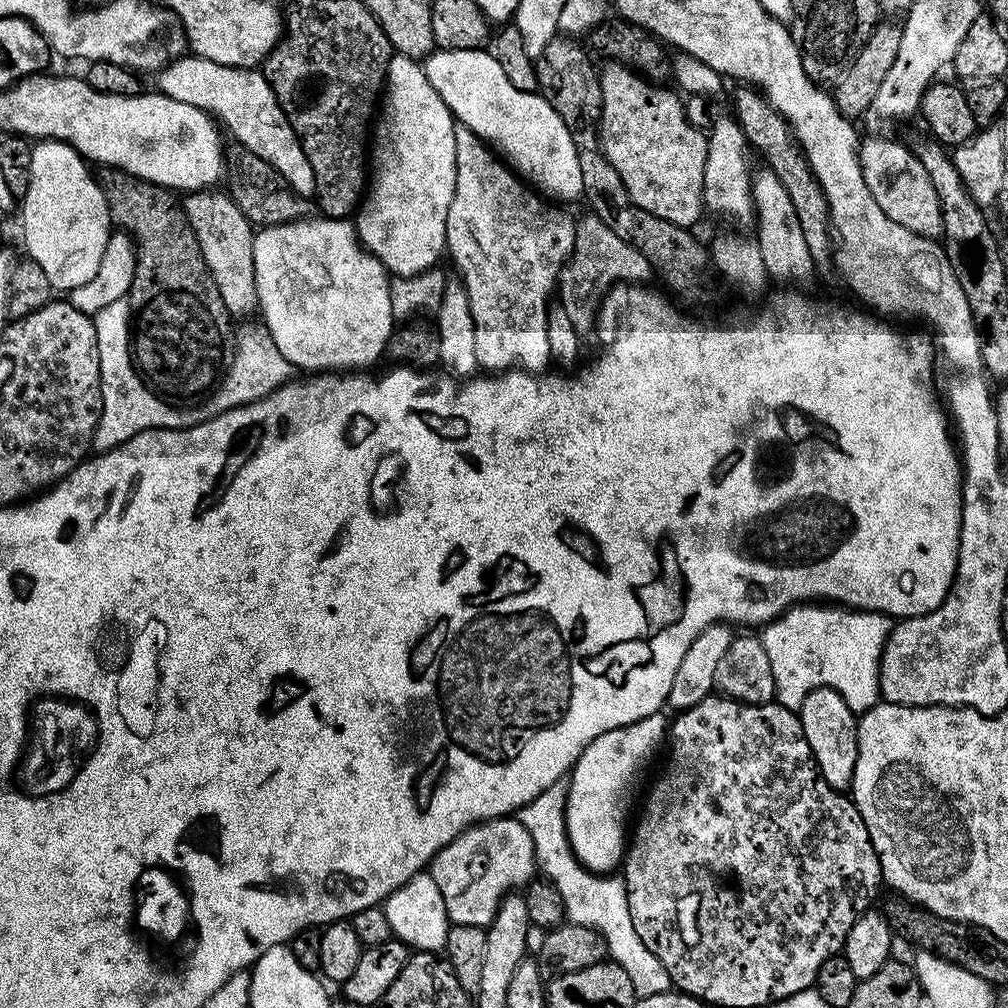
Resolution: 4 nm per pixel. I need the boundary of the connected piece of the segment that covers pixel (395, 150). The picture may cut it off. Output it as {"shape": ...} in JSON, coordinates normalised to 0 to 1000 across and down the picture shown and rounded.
{"shape":[[[390,55],[379,92],[379,106],[367,139],[367,182],[351,214],[353,235],[390,275],[415,273],[430,265],[437,253],[441,253],[442,212],[452,184],[452,126],[447,109],[438,101],[431,85],[427,85],[420,66],[403,55]]]}

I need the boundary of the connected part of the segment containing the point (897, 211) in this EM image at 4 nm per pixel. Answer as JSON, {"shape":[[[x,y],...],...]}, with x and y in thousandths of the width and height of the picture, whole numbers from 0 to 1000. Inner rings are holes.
{"shape":[[[873,133],[862,136],[852,142],[850,152],[857,180],[863,192],[867,193],[867,200],[871,200],[879,216],[887,216],[891,224],[899,224],[899,228],[907,228],[907,232],[912,234],[932,235],[937,225],[931,192],[927,192],[923,173],[919,173],[908,150],[889,139],[876,139],[877,135]]]}

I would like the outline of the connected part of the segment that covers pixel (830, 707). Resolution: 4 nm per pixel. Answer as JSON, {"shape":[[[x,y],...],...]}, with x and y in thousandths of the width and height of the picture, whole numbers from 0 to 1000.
{"shape":[[[823,683],[808,684],[800,688],[792,709],[796,716],[796,728],[800,736],[804,736],[804,744],[808,748],[810,758],[813,762],[815,772],[824,782],[841,784],[845,780],[845,769],[851,752],[851,736],[849,735],[850,707],[836,695],[834,688]]]}

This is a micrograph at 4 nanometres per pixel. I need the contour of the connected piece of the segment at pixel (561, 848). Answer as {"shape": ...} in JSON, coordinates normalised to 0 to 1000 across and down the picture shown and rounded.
{"shape":[[[554,777],[538,784],[530,796],[514,807],[518,819],[522,819],[522,823],[526,823],[526,831],[530,831],[535,864],[552,880],[554,887],[558,887],[561,910],[568,917],[576,917],[594,925],[603,939],[605,952],[624,966],[632,989],[664,983],[669,976],[666,966],[661,958],[657,958],[657,954],[653,954],[653,950],[649,950],[649,946],[645,946],[645,942],[641,942],[637,931],[633,931],[633,923],[629,923],[618,872],[611,867],[586,865],[567,846],[560,814],[563,791],[563,781]]]}

